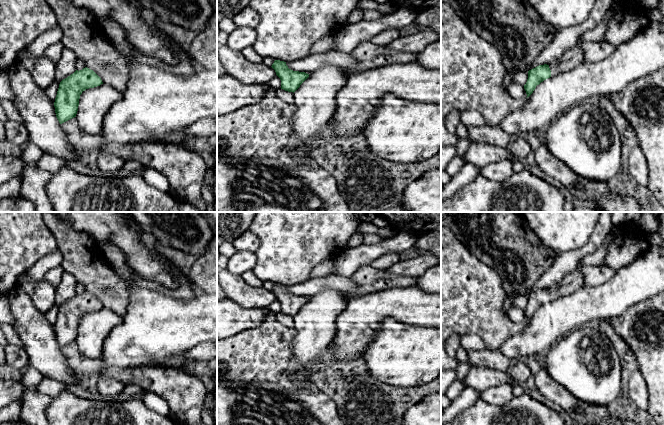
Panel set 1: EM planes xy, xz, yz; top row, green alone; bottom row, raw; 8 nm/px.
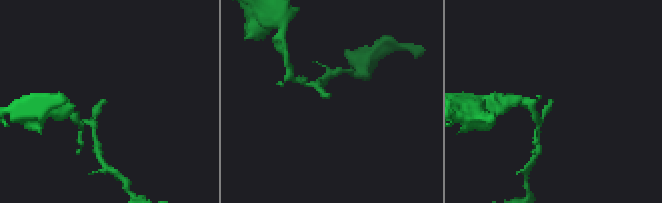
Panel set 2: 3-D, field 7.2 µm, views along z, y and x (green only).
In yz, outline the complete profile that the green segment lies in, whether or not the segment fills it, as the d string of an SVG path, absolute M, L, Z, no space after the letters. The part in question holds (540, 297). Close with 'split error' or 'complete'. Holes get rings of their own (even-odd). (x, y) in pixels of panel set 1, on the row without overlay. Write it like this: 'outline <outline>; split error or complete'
outline M575 271L566 275L559 283L549 289L539 289L528 295L528 303L524 309L527 321L529 321L536 310L551 300L568 296L585 286L583 274Z; split error

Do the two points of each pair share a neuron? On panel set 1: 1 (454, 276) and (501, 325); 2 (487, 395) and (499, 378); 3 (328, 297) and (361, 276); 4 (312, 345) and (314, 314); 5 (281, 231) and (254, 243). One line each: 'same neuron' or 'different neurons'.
1: same neuron
2: different neurons
3: different neurons
4: same neuron
5: different neurons

